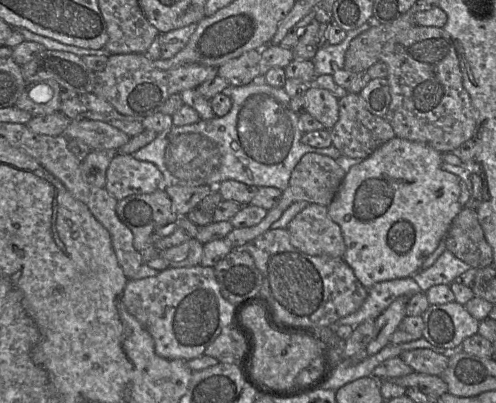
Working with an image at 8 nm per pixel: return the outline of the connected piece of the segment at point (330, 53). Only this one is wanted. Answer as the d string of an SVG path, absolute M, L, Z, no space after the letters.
M372 16L360 27L347 32L345 39L340 44L324 44L324 46L320 47L312 60L316 74L333 75L338 69L344 68L345 54L349 48L350 42L363 32L379 25L381 25L381 23Z

